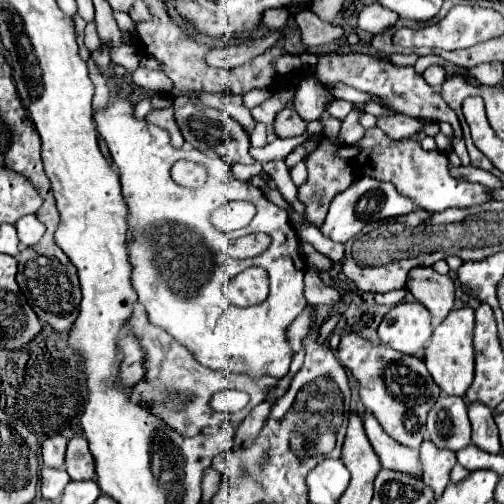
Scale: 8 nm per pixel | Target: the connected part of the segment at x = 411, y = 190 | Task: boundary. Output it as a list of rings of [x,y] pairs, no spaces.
[[[380,128],[367,129],[365,138],[357,142],[357,146],[363,148],[363,152],[369,154],[371,166],[375,168],[375,178],[379,180],[389,180],[395,184],[395,188],[409,196],[417,208],[427,210],[427,212],[443,212],[447,208],[465,208],[465,206],[475,206],[475,204],[485,204],[491,202],[493,196],[489,190],[481,184],[457,180],[449,172],[449,160],[447,154],[443,152],[427,152],[419,146],[416,139],[391,140]]]

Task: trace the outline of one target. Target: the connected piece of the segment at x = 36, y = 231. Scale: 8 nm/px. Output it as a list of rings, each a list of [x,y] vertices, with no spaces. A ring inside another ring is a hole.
[[[27,214],[21,220],[17,220],[15,228],[17,228],[17,234],[19,234],[19,242],[23,246],[37,244],[37,240],[41,240],[41,236],[45,232],[45,226],[37,220],[35,214]]]

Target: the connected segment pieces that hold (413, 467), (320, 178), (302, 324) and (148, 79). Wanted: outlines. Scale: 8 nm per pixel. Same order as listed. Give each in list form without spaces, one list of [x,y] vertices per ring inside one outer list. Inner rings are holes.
[[[371,414],[363,416],[363,422],[365,422],[365,432],[369,436],[369,442],[375,448],[385,470],[405,472],[409,476],[421,478],[421,464],[419,464],[417,450],[405,448],[403,444],[397,444],[393,438],[389,438]]]
[[[337,138],[325,140],[325,142],[307,158],[307,172],[309,172],[307,182],[297,188],[297,198],[299,198],[299,202],[305,206],[305,218],[307,218],[307,222],[313,224],[315,228],[321,228],[321,224],[325,222],[327,208],[329,208],[333,196],[335,196],[337,192],[341,192],[343,188],[347,188],[347,186],[353,182],[353,178],[355,178],[353,168],[351,168],[351,164],[349,164],[347,160],[343,160],[343,158],[327,158],[327,150],[339,150],[339,148],[341,148],[341,144],[337,142]]]
[[[305,306],[305,312],[301,312],[301,316],[297,316],[297,320],[293,320],[293,324],[289,326],[289,346],[291,352],[297,354],[301,350],[301,338],[305,336],[305,332],[309,332],[313,324],[313,306]]]
[[[139,66],[133,74],[131,74],[133,82],[137,86],[143,86],[147,90],[155,90],[155,92],[169,92],[169,78],[163,72],[155,72],[155,70],[145,70],[143,66]]]

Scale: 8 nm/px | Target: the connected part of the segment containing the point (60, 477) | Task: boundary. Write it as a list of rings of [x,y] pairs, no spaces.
[[[41,468],[41,494],[45,500],[59,502],[67,482],[69,474],[63,468]]]

